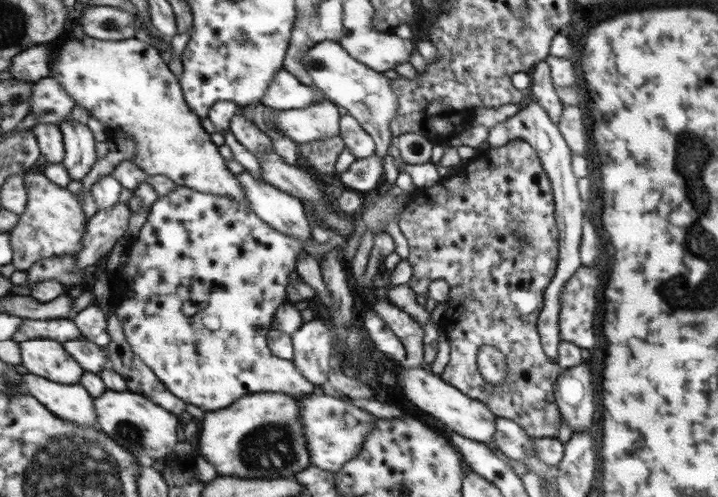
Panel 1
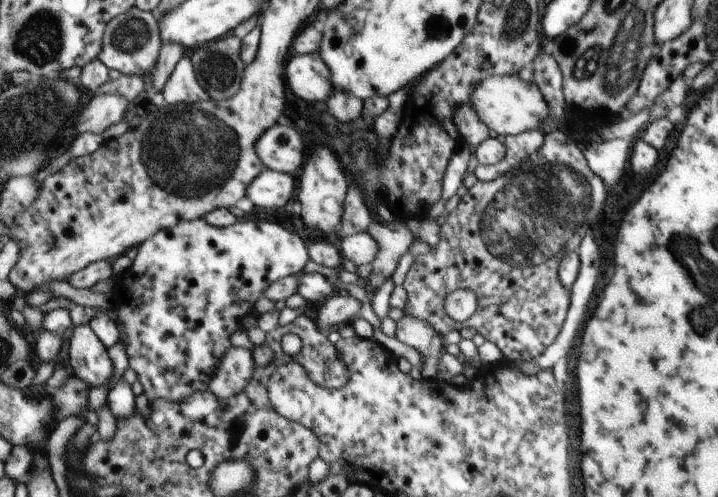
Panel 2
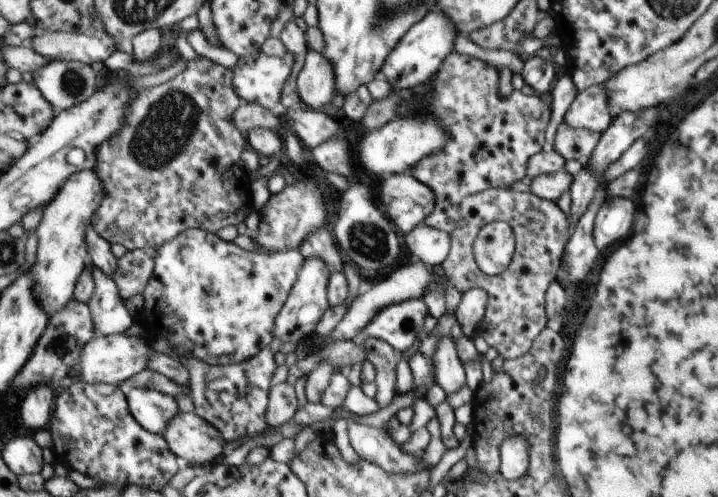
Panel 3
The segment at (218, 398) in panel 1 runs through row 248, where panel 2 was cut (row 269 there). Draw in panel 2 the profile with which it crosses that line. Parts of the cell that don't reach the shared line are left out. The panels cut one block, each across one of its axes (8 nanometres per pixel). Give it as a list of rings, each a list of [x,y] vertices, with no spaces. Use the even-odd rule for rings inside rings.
[[[203,218],[183,221],[175,224],[172,228],[159,231],[158,235],[139,245],[138,249],[138,256],[135,258],[133,265],[129,271],[123,274],[122,292],[129,302],[115,305],[118,318],[117,324],[118,328],[121,326],[125,333],[125,339],[123,339],[122,344],[128,350],[130,368],[133,368],[138,374],[138,378],[144,386],[144,393],[148,396],[150,402],[166,399],[175,403],[180,403],[195,393],[209,390],[209,383],[219,368],[221,359],[230,349],[230,336],[238,330],[238,322],[252,312],[256,300],[260,296],[265,296],[267,289],[272,284],[276,284],[279,280],[286,279],[304,270],[304,266],[308,262],[309,251],[306,250],[304,242],[296,234],[290,234],[290,231],[284,230],[281,225],[278,226],[278,224],[272,224],[272,222],[260,222],[260,220],[246,220],[245,222],[241,218],[227,227],[216,227],[208,224],[208,221]]]

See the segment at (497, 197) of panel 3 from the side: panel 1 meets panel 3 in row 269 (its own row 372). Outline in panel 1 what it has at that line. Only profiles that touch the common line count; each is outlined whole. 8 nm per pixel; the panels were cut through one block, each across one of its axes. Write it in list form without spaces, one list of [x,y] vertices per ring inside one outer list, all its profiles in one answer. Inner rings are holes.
[[[516,138],[508,141],[503,147],[489,147],[487,163],[476,163],[469,161],[462,169],[458,170],[455,177],[444,175],[434,186],[421,189],[417,195],[413,196],[404,206],[398,226],[401,228],[403,235],[407,238],[410,256],[408,261],[412,264],[414,274],[410,278],[408,284],[416,294],[427,295],[429,286],[433,281],[444,279],[450,285],[450,293],[448,300],[448,310],[445,318],[438,324],[443,333],[448,337],[451,348],[449,364],[444,368],[444,372],[440,375],[444,382],[448,382],[458,388],[470,398],[479,400],[484,403],[497,417],[508,418],[517,422],[520,427],[532,438],[554,438],[562,426],[562,417],[558,410],[558,401],[555,396],[555,387],[558,385],[559,375],[562,373],[562,366],[557,362],[553,362],[544,352],[540,336],[537,330],[536,320],[538,314],[544,307],[544,292],[546,287],[550,286],[552,279],[555,278],[555,272],[558,270],[559,262],[559,225],[558,217],[555,215],[555,197],[551,179],[547,175],[546,169],[543,167],[542,158],[535,148],[532,148],[528,141]],[[483,344],[489,344],[498,347],[506,356],[506,380],[502,384],[490,384],[484,380],[477,368],[477,352]]]

